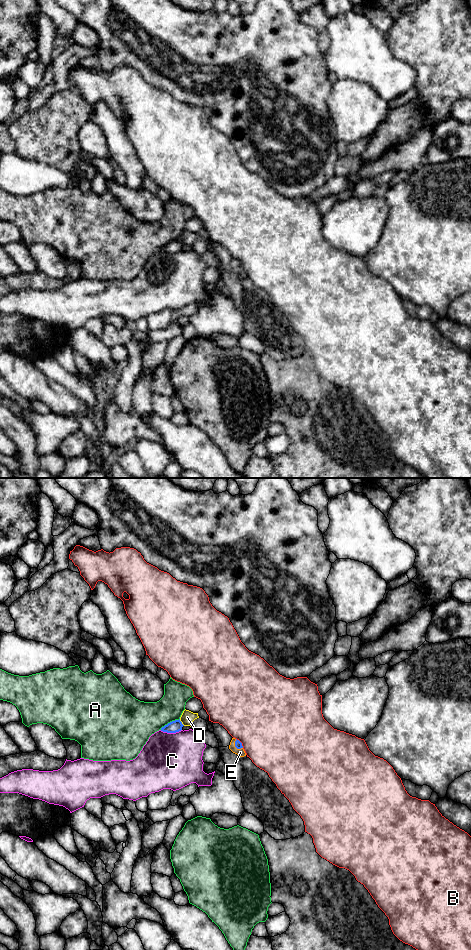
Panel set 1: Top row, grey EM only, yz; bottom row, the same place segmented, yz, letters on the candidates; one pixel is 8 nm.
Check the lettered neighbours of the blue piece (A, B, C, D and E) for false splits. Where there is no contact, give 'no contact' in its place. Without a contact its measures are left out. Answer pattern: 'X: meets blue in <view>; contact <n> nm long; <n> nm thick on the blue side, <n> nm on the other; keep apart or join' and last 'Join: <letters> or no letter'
A: meets blue in yz; contact 180 nm long; 100 nm thick on the blue side, 300 nm on the other; keep apart
B: meets blue in yz; contact 100 nm long; 60 nm thick on the blue side, 500 nm on the other; keep apart
C: meets blue in yz; contact 180 nm long; 100 nm thick on the blue side, 440 nm on the other; keep apart
D: meets blue in yz; contact 70 nm long; 100 nm thick on the blue side, 110 nm on the other; keep apart
E: meets blue in yz; contact 100 nm long; 60 nm thick on the blue side, 60 nm on the other; join
Join: E

